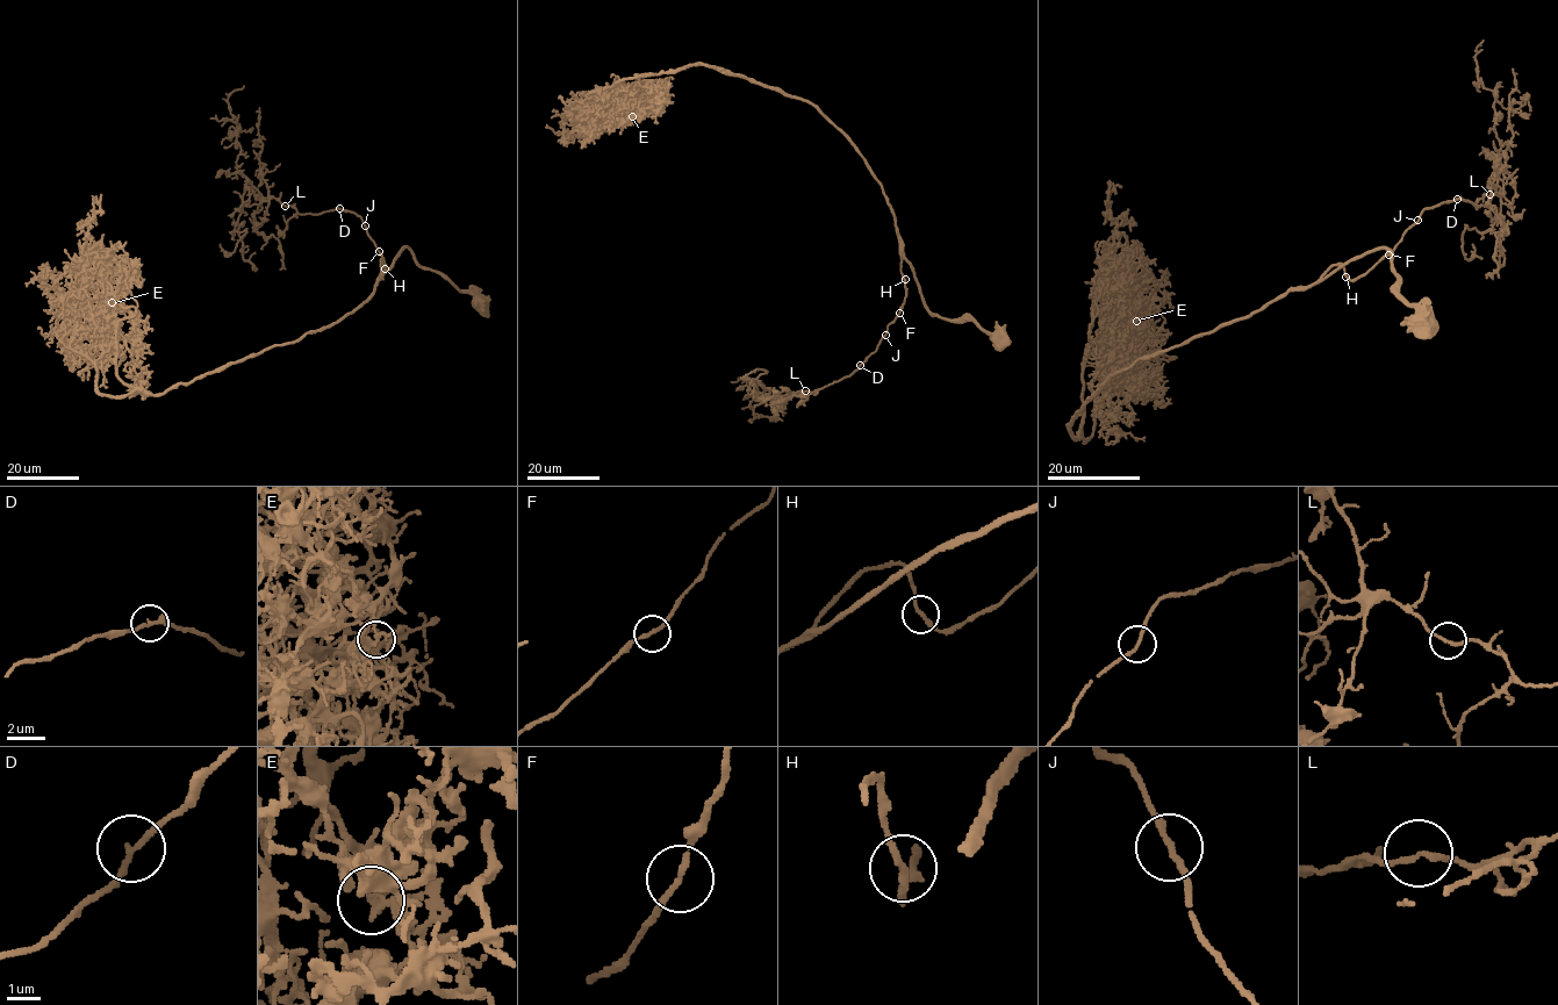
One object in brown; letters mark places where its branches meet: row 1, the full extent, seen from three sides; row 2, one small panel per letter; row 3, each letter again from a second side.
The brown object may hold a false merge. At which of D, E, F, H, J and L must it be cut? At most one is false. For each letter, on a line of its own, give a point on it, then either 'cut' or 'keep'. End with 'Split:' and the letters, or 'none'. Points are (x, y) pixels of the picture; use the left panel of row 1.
D: place (339, 208); keep
E: place (112, 302); keep
F: place (379, 251); keep
H: place (385, 268); keep
J: place (365, 225); keep
L: place (285, 206); keep
Split: none

